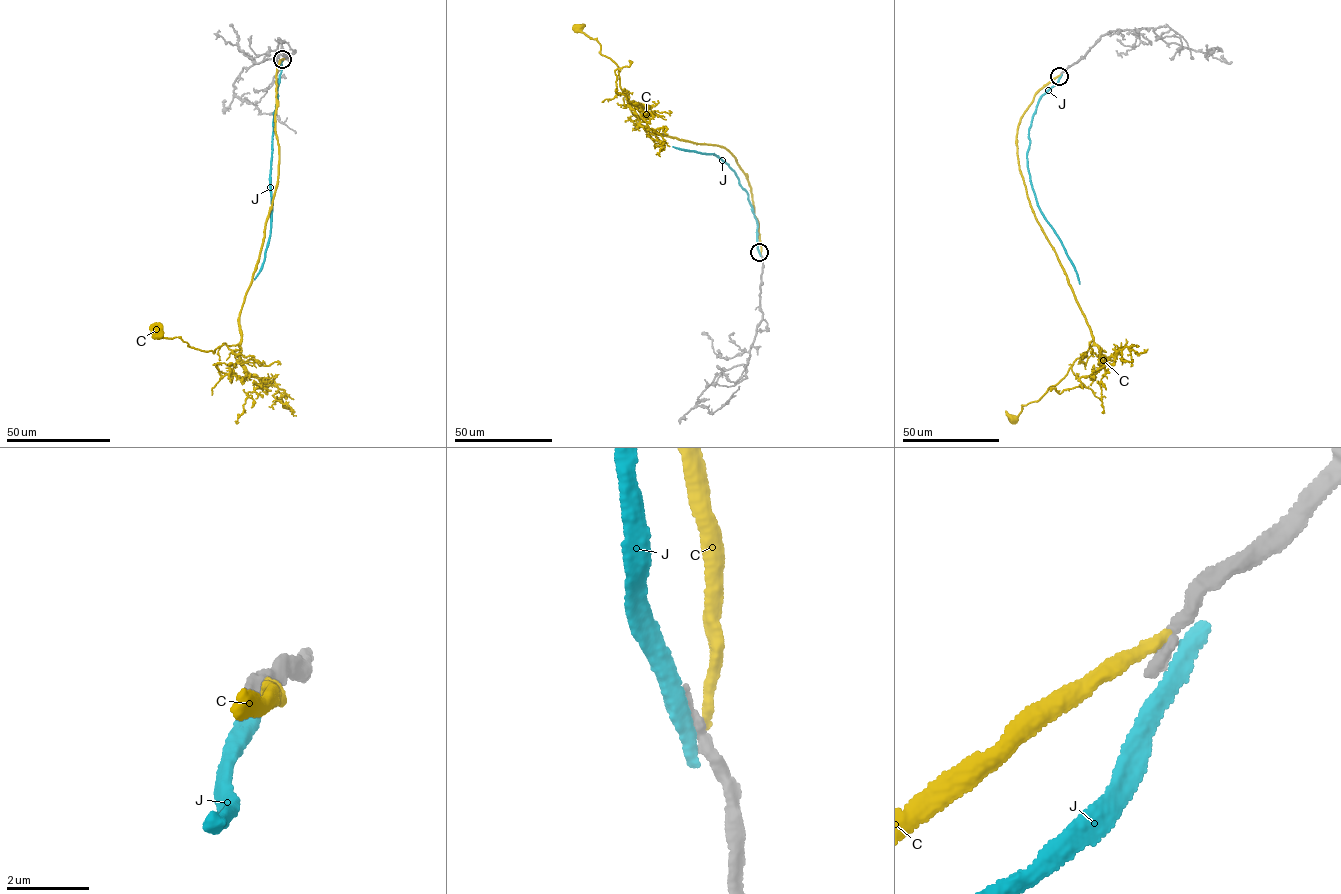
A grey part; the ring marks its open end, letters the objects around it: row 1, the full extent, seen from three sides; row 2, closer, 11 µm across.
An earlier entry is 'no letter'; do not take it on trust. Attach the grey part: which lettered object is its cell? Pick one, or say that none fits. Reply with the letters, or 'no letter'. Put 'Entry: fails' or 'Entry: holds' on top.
Entry: holds
no letter

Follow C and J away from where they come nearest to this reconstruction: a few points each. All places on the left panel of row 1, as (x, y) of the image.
C: (283, 58), (276, 78), (277, 180), (241, 310), (241, 344), (226, 343), (213, 352), (158, 334)
J: (283, 59), (274, 113), (271, 231), (261, 270), (254, 280)

